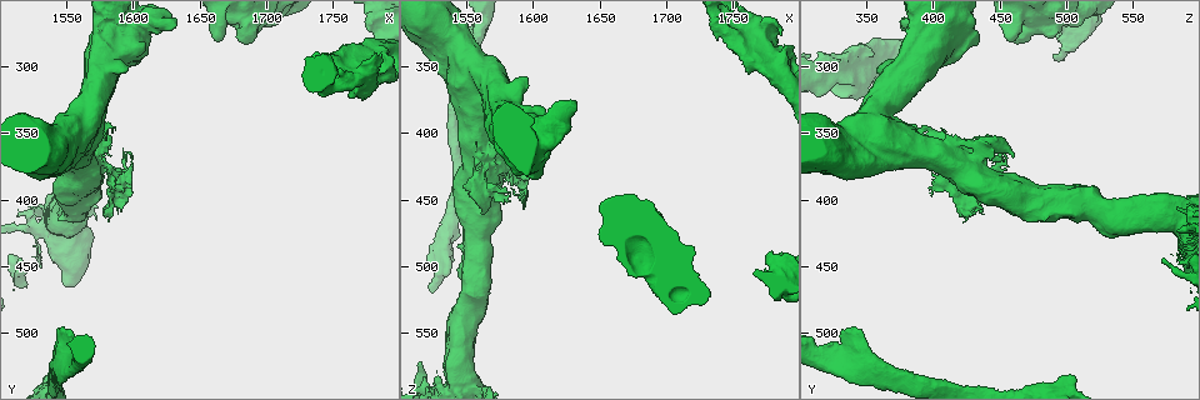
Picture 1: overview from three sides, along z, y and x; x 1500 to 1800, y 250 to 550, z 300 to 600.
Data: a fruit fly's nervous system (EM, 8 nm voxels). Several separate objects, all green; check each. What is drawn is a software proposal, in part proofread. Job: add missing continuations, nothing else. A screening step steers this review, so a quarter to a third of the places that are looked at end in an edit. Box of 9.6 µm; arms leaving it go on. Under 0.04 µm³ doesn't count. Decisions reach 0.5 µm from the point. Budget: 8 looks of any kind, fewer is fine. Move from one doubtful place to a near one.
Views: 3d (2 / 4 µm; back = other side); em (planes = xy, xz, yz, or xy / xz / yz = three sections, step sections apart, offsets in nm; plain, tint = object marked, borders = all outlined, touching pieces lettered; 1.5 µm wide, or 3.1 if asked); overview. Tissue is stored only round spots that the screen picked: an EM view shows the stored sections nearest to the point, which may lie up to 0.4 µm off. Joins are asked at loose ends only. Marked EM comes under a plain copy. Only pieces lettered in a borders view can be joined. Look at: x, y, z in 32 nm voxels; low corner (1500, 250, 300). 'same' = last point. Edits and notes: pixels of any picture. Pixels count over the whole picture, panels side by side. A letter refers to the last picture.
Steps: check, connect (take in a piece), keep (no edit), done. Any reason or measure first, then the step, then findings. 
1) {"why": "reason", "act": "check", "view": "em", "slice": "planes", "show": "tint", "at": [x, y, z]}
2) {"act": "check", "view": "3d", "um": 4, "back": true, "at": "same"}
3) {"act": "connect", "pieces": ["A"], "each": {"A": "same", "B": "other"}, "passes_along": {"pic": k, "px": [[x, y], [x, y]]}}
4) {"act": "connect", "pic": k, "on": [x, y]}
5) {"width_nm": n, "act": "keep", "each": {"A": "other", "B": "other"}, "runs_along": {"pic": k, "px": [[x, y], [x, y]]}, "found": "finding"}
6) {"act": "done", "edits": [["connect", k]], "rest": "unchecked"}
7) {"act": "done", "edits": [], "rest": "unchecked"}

{"act": "check", "view": "em", "slice": "xz", "step": 4, "show": "borders", "at": [1632, 270, 376]}

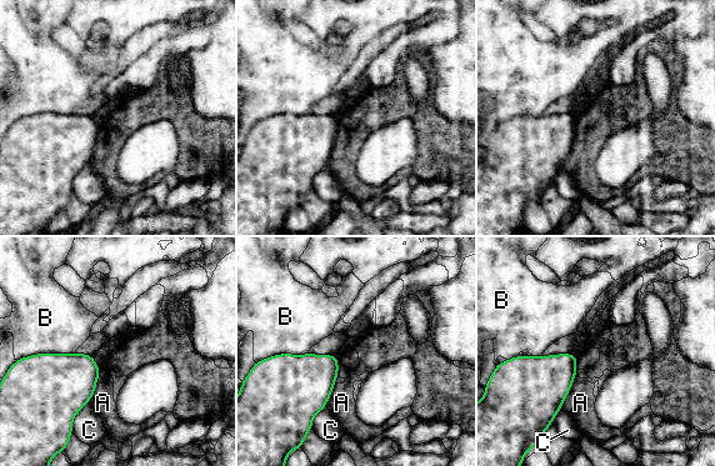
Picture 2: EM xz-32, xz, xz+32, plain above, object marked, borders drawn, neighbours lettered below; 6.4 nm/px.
{"longest_contact_nm": ["B", 380], "act": "keep", "each": {"A": "other", "B": "other", "C": "other"}, "found": "none of them fits"}

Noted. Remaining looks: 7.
{"why": "branch stops here", "act": "check", "view": "3d", "um": 2, "back": true, "at": [1758, 284, 346]}

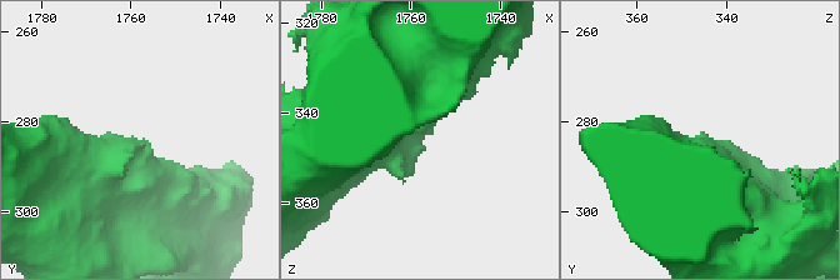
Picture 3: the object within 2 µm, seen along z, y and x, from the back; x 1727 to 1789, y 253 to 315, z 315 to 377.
{"act": "check", "view": "em", "slice": "planes", "show": "borders", "at": [1758, 285, 348]}

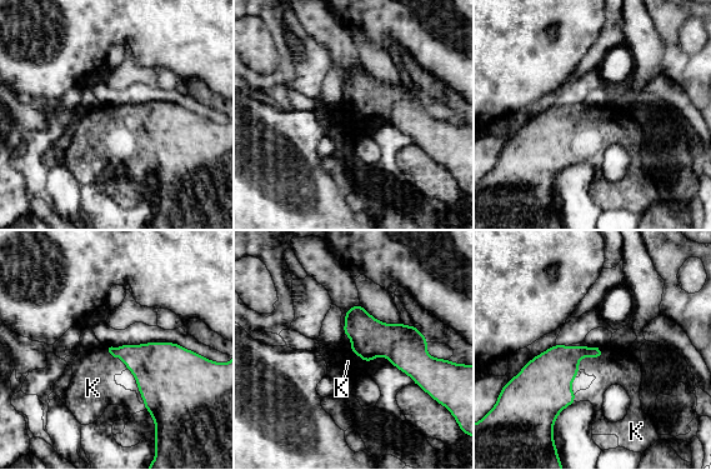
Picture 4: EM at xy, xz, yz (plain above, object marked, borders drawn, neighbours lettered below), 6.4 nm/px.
{"longest_contact_nm": ["K", 240], "act": "connect", "pieces": ["K"], "each": {"K": "same"}, "passes_along": {"pic": 4, "px": [[551, 373], [585, 355], [614, 365]]}, "found": "it goes on there"}

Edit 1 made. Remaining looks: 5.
{"why": "redraw", "act": "check", "view": "overview"}

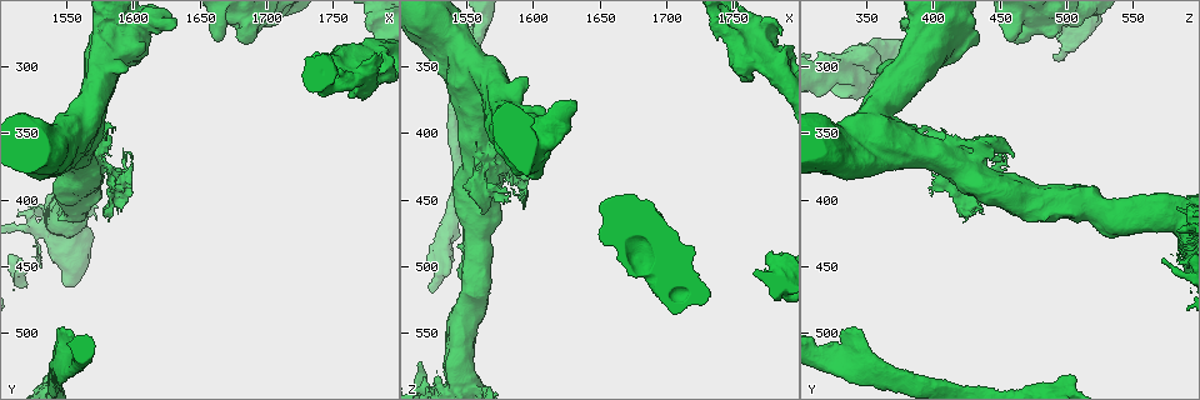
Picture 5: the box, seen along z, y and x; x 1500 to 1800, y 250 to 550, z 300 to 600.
{"why": "free end", "act": "check", "view": "em", "slice": "planes", "show": "borders", "at": [1786, 294, 488]}

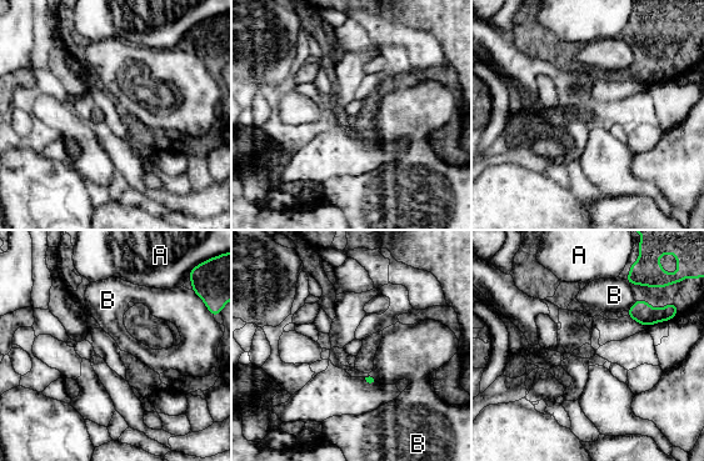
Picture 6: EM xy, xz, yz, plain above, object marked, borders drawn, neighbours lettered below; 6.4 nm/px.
{"act": "keep", "each": {"A": "other", "B": "other"}, "border": {"pic": 6, "px": [[624, 280], [629, 285]]}, "found": "no lettered piece goes on from it"}

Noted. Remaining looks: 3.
{"act": "done", "edits": [["connect", 4]], "rest": "unchecked"}

